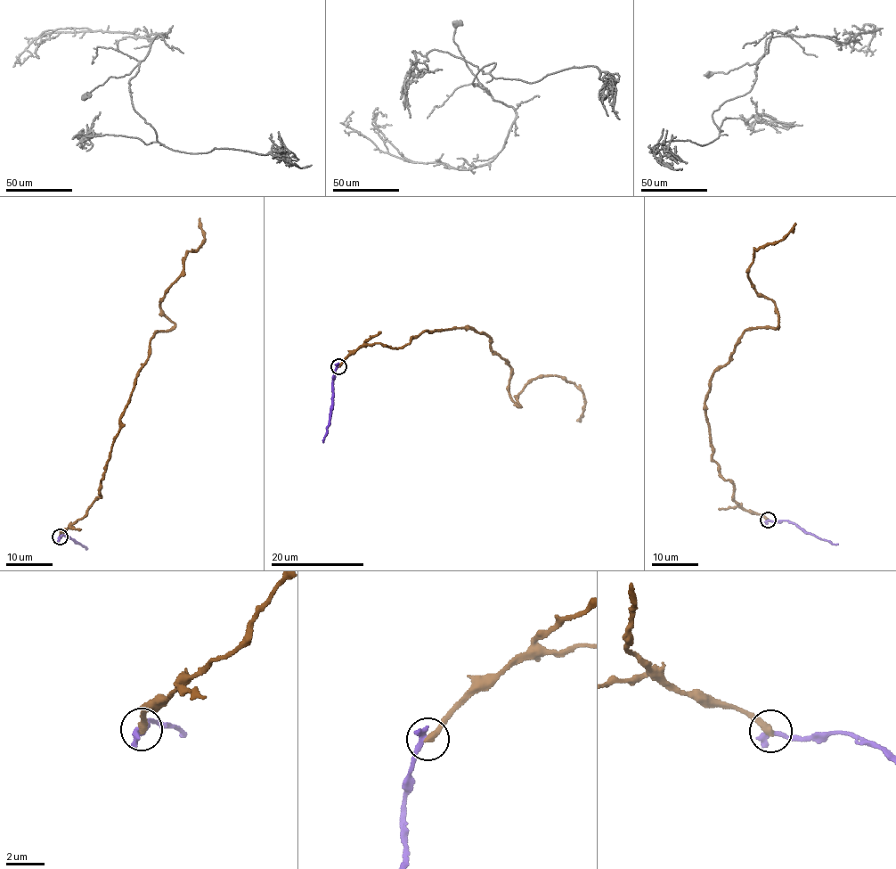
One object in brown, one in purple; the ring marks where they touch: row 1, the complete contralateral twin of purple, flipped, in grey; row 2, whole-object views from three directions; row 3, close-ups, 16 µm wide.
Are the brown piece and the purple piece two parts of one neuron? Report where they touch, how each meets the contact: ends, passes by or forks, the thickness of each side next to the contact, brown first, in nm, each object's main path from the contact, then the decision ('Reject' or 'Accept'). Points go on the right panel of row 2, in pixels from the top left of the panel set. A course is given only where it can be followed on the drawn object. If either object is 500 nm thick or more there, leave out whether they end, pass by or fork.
Place: (768, 520). At the ring brown ends. At the ring purple ends. Thickness 360 nm (brown) against 360 nm. Course of brown: (769, 520), (732, 499), (712, 458), (704, 399), (739, 336), (778, 325), (748, 273), (753, 252), (795, 222). Course of purple: (767, 520), (790, 520), (819, 538), (838, 544). Reject

